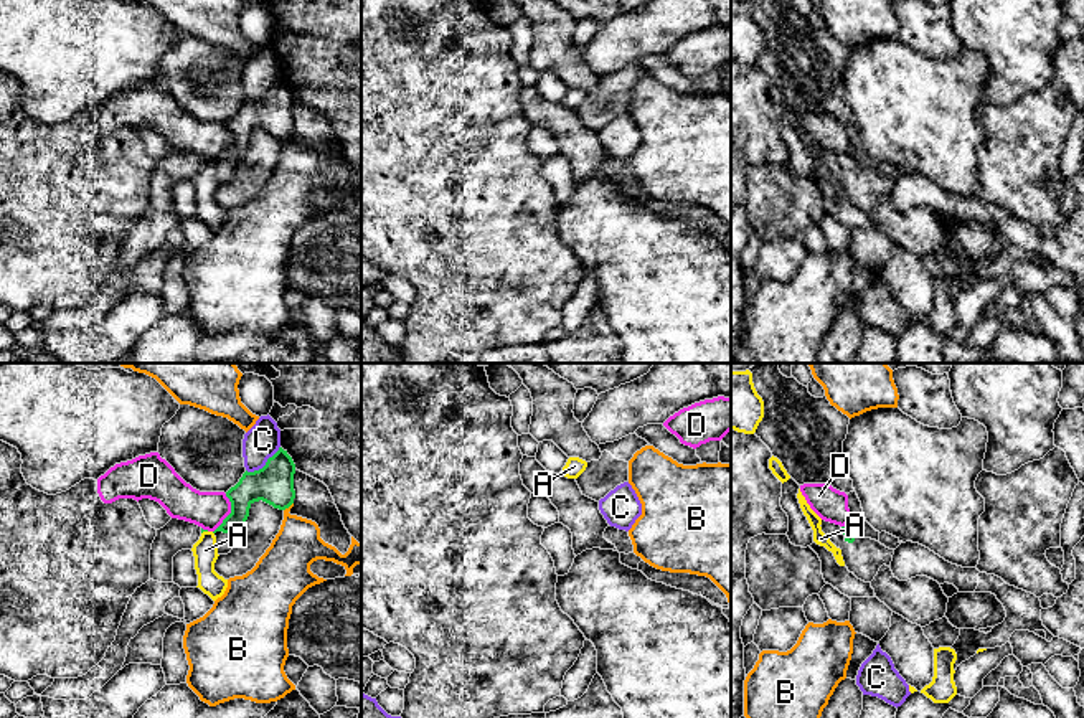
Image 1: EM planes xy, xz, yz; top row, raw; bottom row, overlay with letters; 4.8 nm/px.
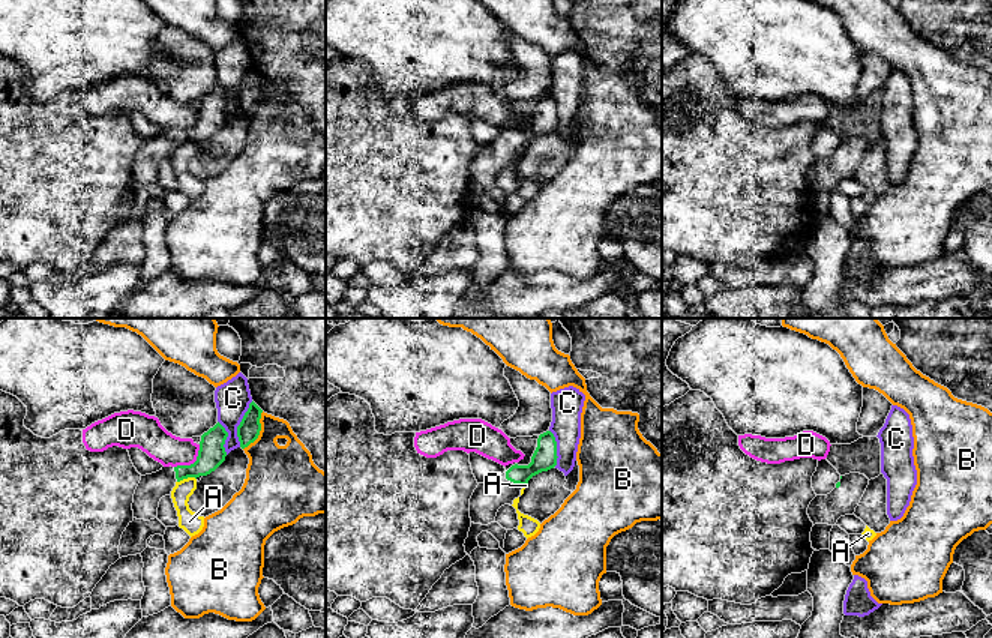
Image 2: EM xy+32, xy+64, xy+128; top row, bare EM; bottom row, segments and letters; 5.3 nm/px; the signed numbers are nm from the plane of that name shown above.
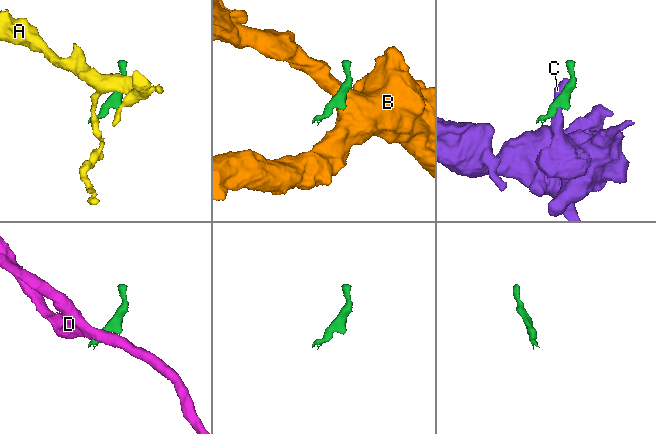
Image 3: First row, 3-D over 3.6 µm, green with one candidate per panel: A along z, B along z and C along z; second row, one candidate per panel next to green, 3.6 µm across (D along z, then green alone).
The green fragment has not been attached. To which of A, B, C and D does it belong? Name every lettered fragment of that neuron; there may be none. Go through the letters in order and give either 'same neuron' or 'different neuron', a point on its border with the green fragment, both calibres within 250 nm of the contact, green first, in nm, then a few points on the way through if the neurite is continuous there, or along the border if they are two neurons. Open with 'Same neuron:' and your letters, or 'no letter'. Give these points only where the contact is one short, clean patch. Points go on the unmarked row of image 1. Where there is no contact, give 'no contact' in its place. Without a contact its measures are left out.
Same neuron: no letter
A: different neuron; meets green in xy at (203, 160); 20 nm thick on the green side, 120 nm on the other; border along xy (207, 160), (202, 164)
B: different neuron; meets green in xy at (287, 137); 190 nm thick on the green side, 220 nm on the other; border along xy (292, 132), (284, 141)
C: different neuron; meets green in xy at (266, 94); 190 nm thick on the green side, 170 nm on the other
D: different neuron; meets green in xy at (230, 144); 190 nm thick on the green side, 180 nm on the other; border along xy (226, 124), (230, 144), (213, 162)

